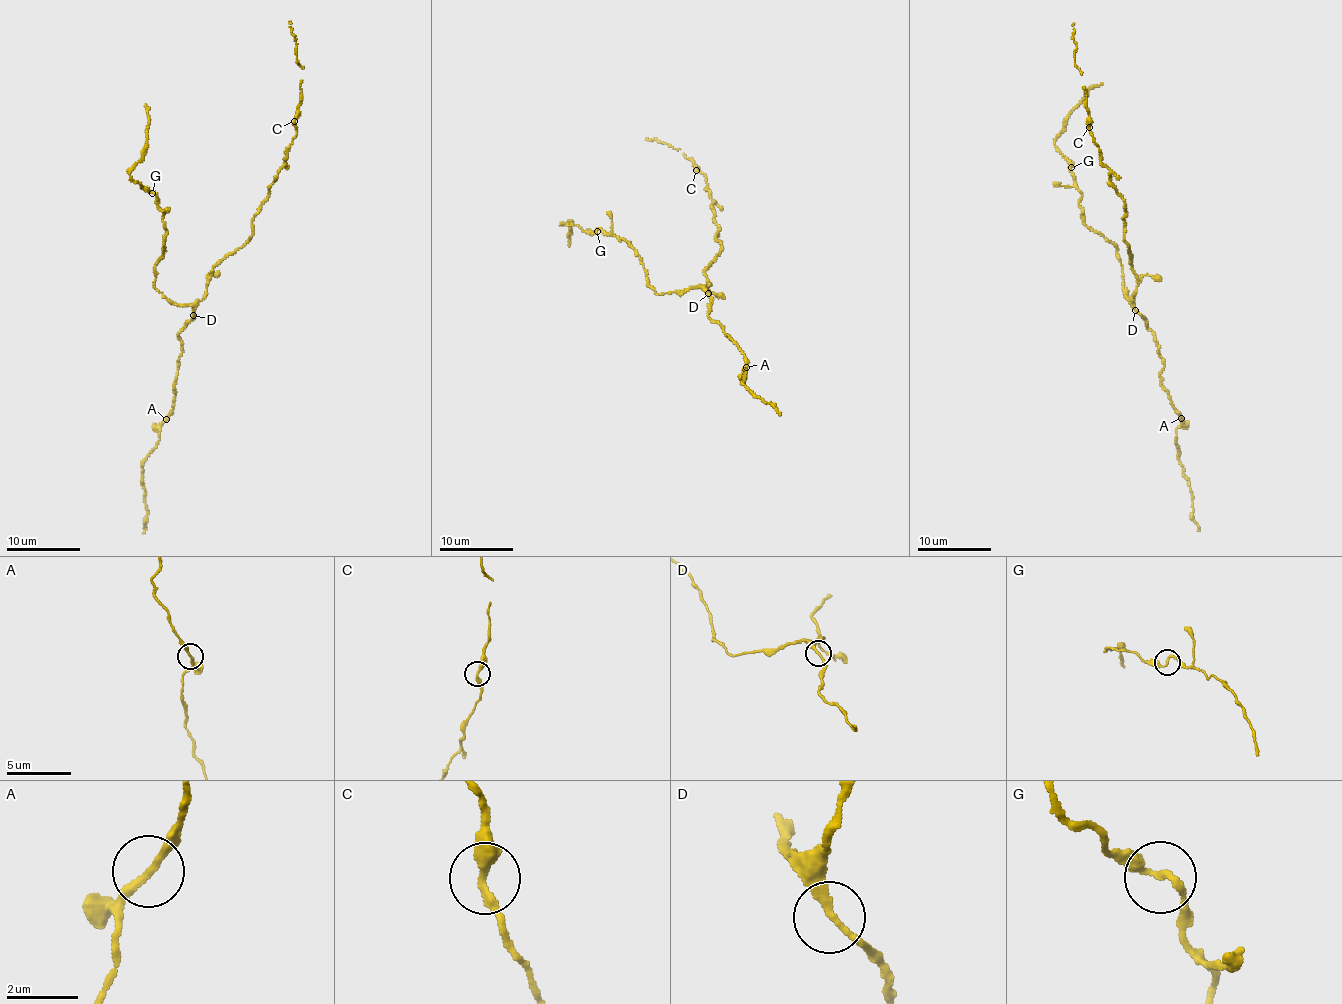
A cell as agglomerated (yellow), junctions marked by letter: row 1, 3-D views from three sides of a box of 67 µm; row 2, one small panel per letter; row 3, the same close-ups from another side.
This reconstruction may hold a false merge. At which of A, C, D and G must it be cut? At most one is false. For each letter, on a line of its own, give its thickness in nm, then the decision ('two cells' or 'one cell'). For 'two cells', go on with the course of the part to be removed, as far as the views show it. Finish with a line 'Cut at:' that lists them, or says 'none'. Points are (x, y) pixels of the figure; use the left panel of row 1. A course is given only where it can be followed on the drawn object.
A: 200 nm | one cell
C: 260 nm | one cell
D: 200 nm | one cell
G: 190 nm | one cell
Cut at: none

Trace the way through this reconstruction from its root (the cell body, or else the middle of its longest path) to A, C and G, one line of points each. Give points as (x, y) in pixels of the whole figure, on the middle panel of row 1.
A: (709, 283), (705, 292), (711, 304), (708, 316), (724, 327), (727, 337), (743, 351), (746, 367)
C: (709, 283), (704, 274), (721, 249), (721, 241), (714, 238), (719, 228), (705, 176), (696, 170)
G: (709, 283), (658, 294), (647, 285), (642, 258), (633, 247), (622, 238), (619, 241), (597, 231)

